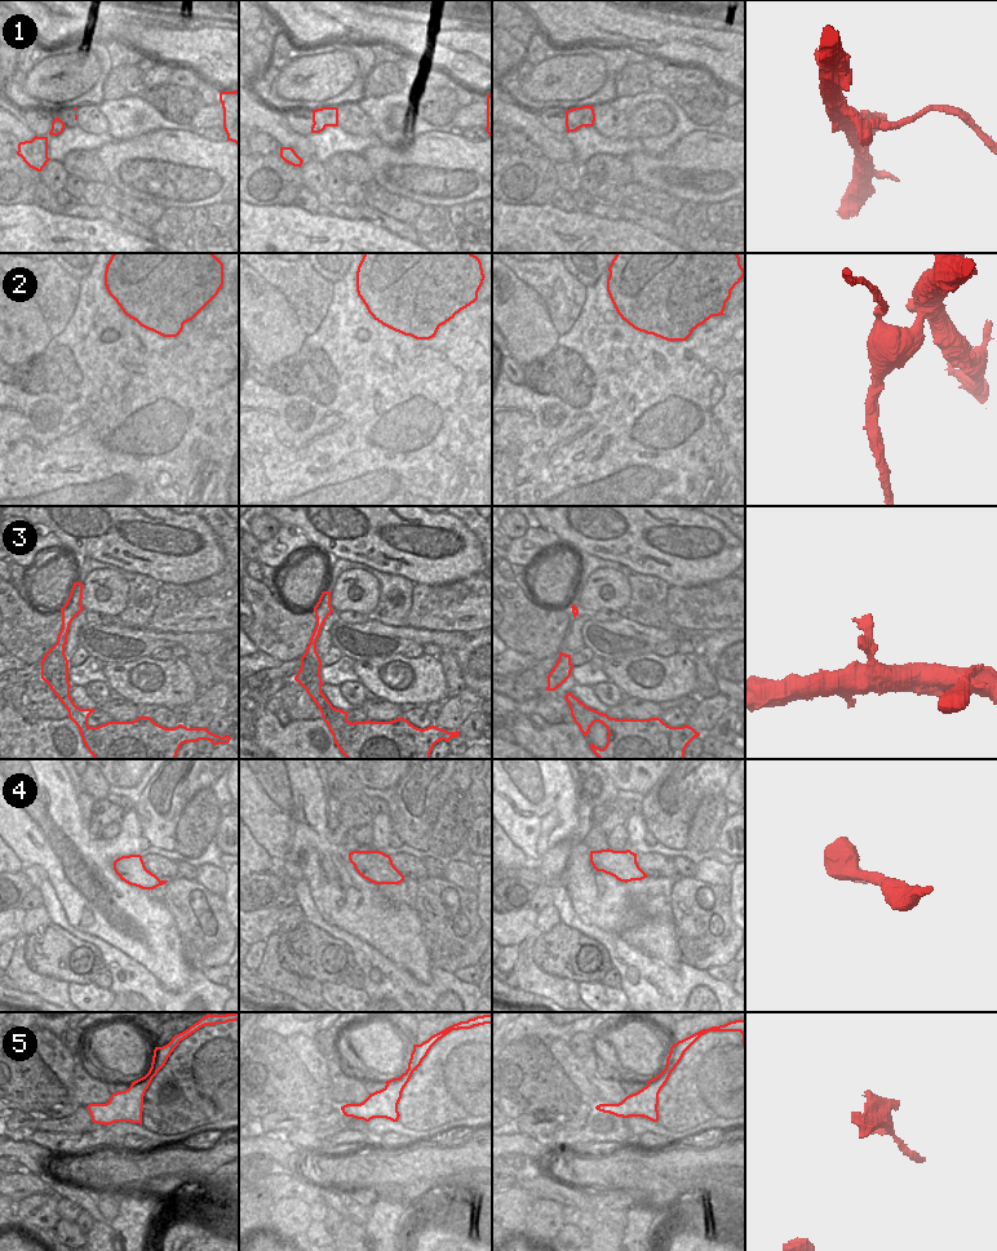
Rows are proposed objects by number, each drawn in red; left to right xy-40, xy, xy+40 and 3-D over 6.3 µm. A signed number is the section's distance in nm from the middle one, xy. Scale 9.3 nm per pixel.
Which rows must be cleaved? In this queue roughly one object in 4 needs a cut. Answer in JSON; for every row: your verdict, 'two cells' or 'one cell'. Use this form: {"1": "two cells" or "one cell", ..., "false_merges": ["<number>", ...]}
{"1": "two cells", "2": "two cells", "3": "one cell", "4": "one cell", "5": "one cell", "false_merges": ["1", "2"]}

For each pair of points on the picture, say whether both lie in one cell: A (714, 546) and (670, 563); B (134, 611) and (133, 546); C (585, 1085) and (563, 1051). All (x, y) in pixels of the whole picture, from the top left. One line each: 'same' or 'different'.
A: same
B: different
C: same

